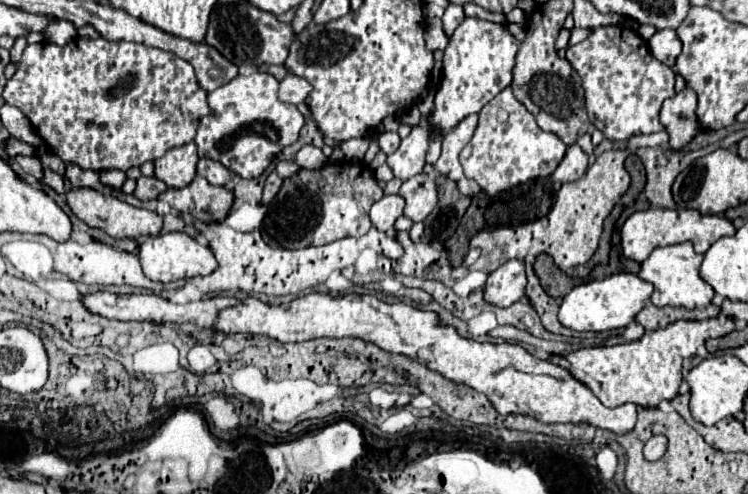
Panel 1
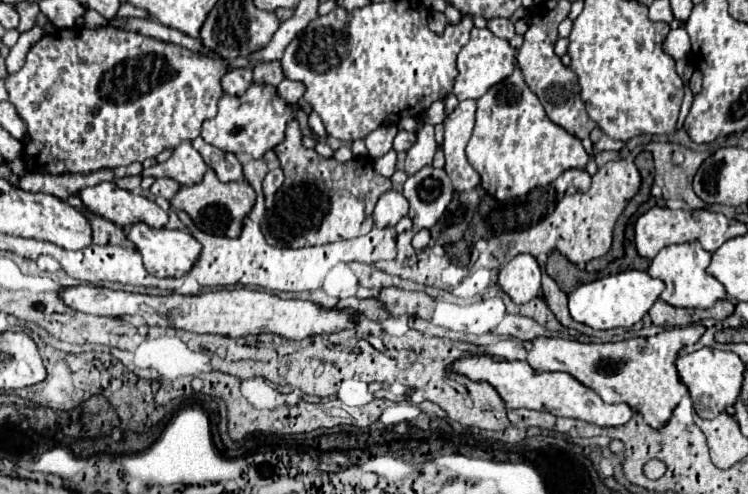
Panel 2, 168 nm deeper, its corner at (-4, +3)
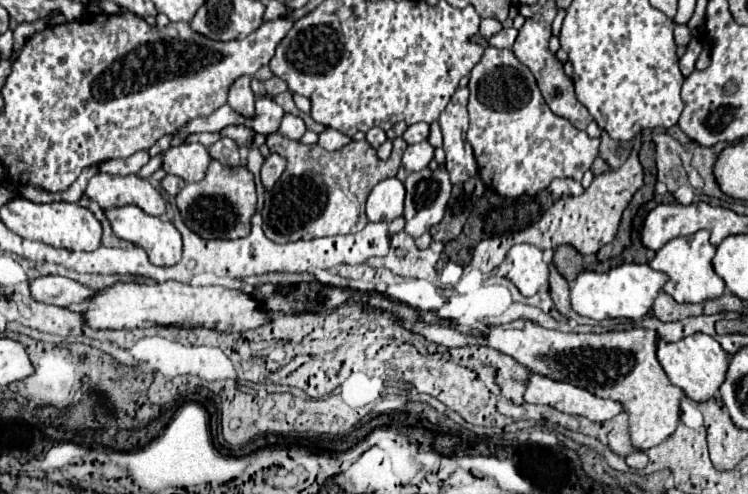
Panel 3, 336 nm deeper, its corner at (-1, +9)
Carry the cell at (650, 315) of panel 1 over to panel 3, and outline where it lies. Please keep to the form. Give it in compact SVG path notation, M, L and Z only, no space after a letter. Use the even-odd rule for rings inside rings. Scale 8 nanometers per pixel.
M660 292L658 298L654 300L652 312L662 322L674 322L674 320L684 320L686 316L700 316L702 304L678 304L670 294Z

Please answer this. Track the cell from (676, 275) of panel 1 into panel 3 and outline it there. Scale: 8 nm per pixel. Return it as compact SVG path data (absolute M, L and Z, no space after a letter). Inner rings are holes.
M700 230L696 234L690 236L678 236L674 240L670 240L666 246L662 246L654 260L650 262L650 266L654 270L660 270L664 274L668 274L668 282L664 286L664 292L668 292L676 302L706 302L706 300L714 300L718 296L724 294L726 284L724 280L714 272L712 268L712 258L714 258L716 248L710 244L710 232L708 230Z

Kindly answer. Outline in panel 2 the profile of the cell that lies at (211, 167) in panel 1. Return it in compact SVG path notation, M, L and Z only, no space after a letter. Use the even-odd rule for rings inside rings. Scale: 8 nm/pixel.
M195 138L193 146L197 148L197 152L203 156L205 164L217 174L217 178L221 182L233 182L233 180L241 180L243 172L241 172L241 162L237 160L237 156L221 152L215 146L209 146L203 142L203 138Z

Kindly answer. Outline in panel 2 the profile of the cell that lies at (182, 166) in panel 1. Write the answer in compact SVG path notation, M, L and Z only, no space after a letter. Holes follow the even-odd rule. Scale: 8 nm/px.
M183 142L173 150L171 158L165 164L153 166L153 170L149 172L151 176L159 176L159 172L155 172L155 168L159 168L159 172L165 174L167 178L177 180L181 186L193 186L203 178L207 164L203 162L201 154L193 148L191 142Z

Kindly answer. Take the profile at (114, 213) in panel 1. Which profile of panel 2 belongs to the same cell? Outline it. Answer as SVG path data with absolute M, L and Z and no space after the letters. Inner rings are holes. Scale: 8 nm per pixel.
M101 182L79 192L85 208L121 228L143 222L151 228L163 228L167 224L167 212L153 200L137 196L133 192L117 188L113 182Z

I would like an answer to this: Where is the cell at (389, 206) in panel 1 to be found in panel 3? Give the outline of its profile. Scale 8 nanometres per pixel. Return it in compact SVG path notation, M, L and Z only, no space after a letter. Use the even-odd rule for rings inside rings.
M386 178L378 182L366 204L370 222L392 222L404 212L404 184L398 178Z

